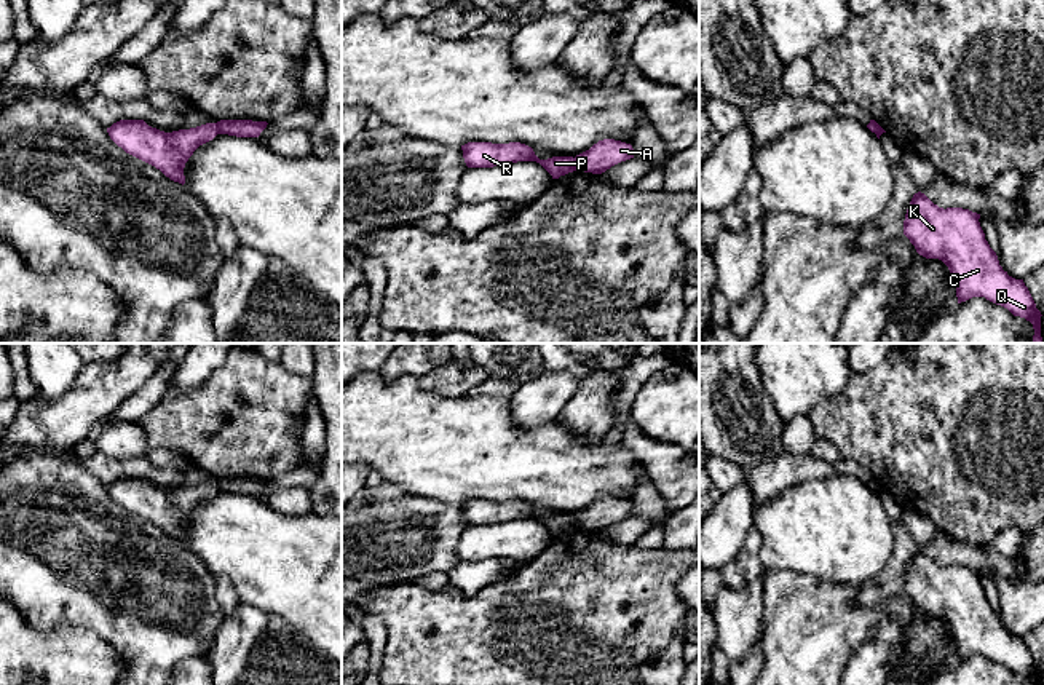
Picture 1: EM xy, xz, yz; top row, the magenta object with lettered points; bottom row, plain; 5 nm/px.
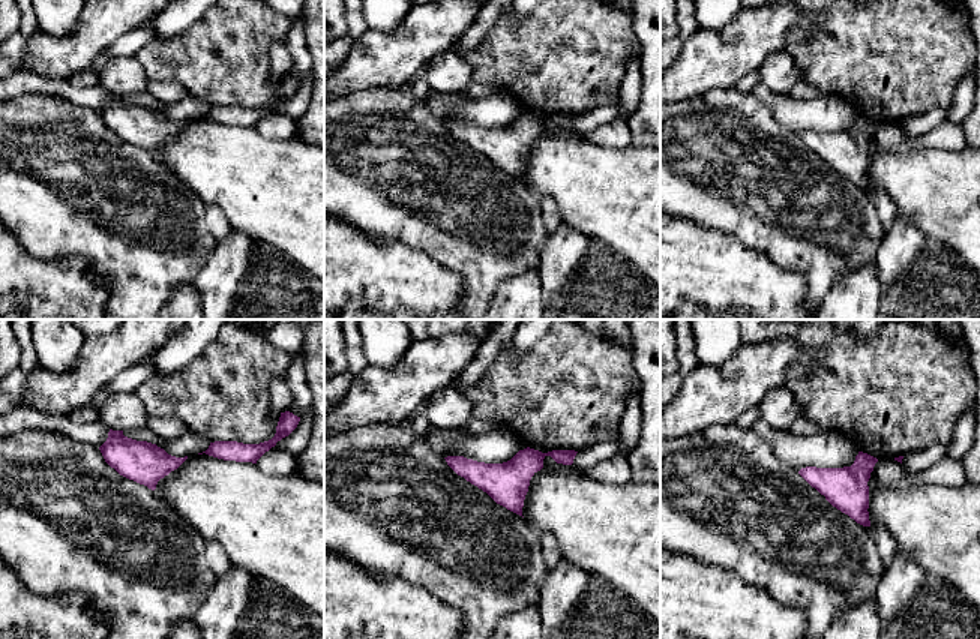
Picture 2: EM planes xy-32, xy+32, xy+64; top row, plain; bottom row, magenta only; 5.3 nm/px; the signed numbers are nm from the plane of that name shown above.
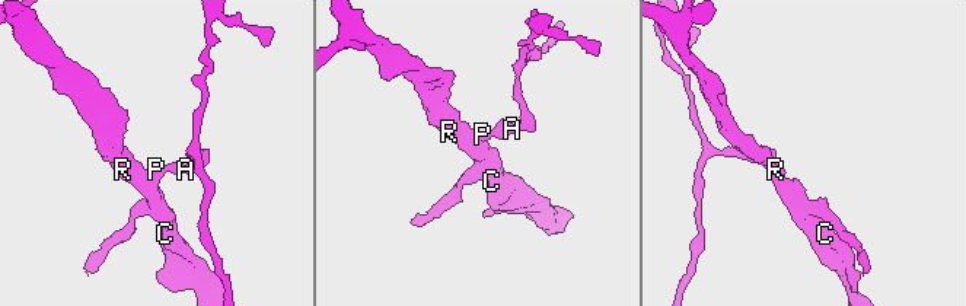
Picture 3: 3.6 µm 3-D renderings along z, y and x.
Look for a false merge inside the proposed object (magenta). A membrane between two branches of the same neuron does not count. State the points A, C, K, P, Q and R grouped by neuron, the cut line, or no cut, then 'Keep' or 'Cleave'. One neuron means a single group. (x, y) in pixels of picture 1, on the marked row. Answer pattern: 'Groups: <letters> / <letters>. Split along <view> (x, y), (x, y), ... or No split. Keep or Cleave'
Groups: A C K P Q R. No split. Keep

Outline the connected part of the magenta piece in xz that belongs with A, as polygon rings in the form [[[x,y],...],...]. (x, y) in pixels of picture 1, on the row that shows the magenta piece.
[[[615,139],[599,141],[589,150],[575,158],[552,156],[540,160],[532,147],[520,142],[468,142],[461,145],[461,150],[468,168],[493,168],[517,161],[536,161],[552,176],[552,179],[559,179],[560,176],[576,169],[602,174],[611,166],[634,158],[632,145]]]

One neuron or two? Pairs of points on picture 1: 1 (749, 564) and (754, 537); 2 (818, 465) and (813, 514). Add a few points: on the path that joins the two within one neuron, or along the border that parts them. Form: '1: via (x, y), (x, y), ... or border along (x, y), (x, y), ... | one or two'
1: via (749, 558), (752, 543) | one
2: border along (834, 471), (824, 478), (792, 484), (781, 492) | two

